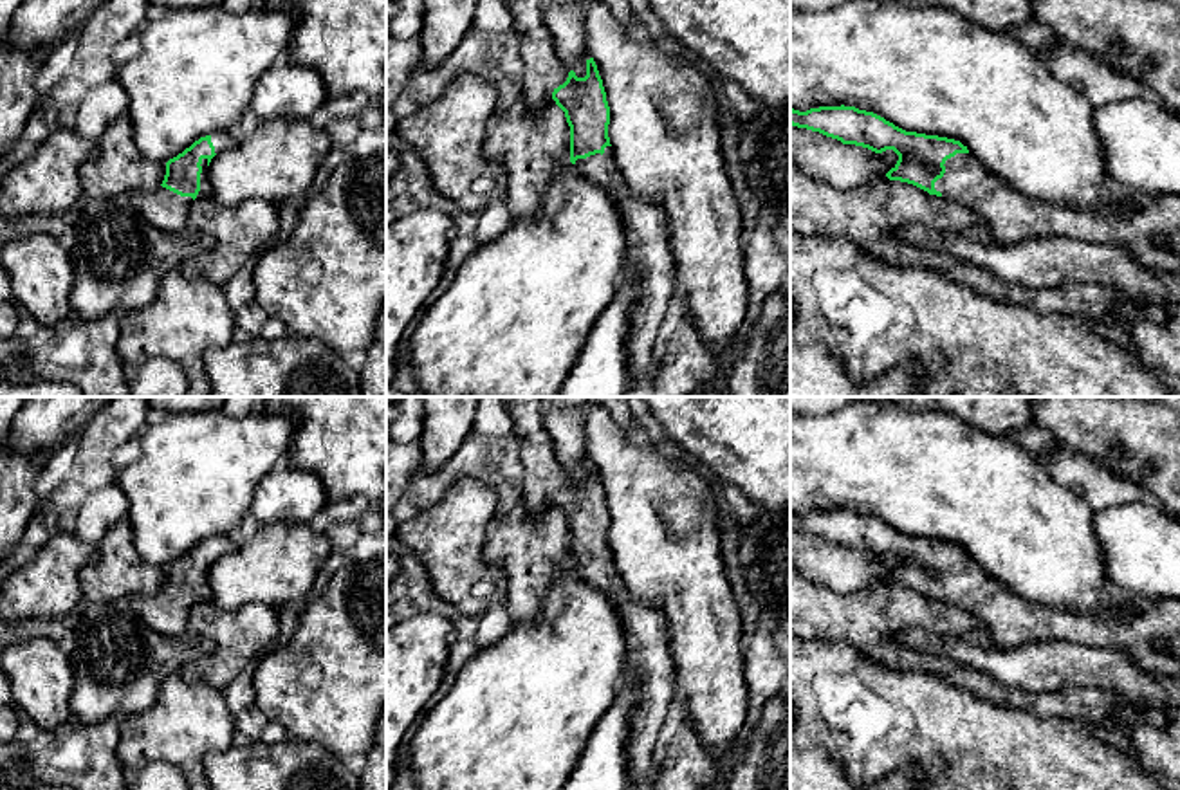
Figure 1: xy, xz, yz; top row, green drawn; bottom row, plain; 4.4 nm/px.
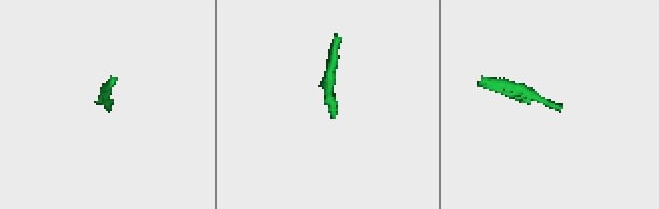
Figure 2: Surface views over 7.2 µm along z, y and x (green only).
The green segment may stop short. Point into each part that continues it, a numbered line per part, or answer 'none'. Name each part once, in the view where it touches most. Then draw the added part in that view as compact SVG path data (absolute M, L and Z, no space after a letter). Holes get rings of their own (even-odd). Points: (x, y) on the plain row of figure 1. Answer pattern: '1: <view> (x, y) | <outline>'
1: xy (206, 594) | M202 563L202 577L200 577L200 595L197 599L197 602L207 602L213 601L213 593L209 588L209 581L207 581L207 563Z

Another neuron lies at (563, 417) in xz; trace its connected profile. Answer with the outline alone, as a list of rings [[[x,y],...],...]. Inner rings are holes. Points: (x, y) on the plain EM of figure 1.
[[[539,397],[539,404],[558,462],[577,482],[586,480],[586,465],[592,462],[585,438],[585,408],[588,404],[601,404],[630,435],[637,436],[639,431],[624,397]]]

